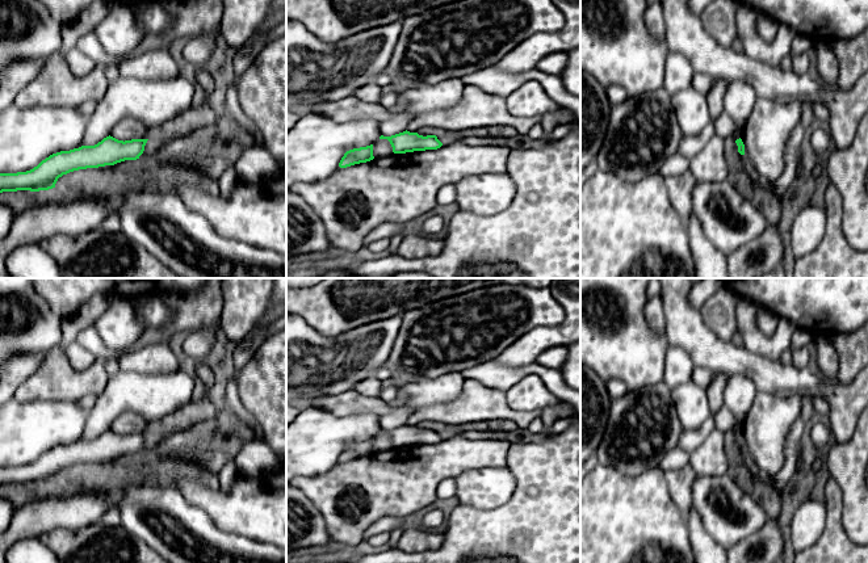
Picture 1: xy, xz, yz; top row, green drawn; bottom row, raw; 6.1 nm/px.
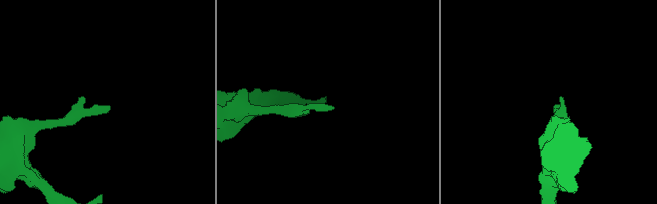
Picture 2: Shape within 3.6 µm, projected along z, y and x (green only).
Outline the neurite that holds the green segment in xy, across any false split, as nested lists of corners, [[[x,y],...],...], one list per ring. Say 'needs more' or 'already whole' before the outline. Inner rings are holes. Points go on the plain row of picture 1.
already whole; [[[109,429],[95,440],[81,440],[53,448],[30,465],[0,467],[0,487],[49,484],[55,482],[59,471],[70,466],[137,454],[143,448],[147,434],[131,433],[123,436]]]

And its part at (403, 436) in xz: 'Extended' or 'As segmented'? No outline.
As segmented

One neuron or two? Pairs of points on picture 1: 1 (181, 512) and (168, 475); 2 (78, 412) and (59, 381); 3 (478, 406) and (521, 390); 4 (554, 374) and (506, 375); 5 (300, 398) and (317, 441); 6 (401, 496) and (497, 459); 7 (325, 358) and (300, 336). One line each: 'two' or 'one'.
1: two
2: two
3: two
4: one
5: two
6: one
7: one

